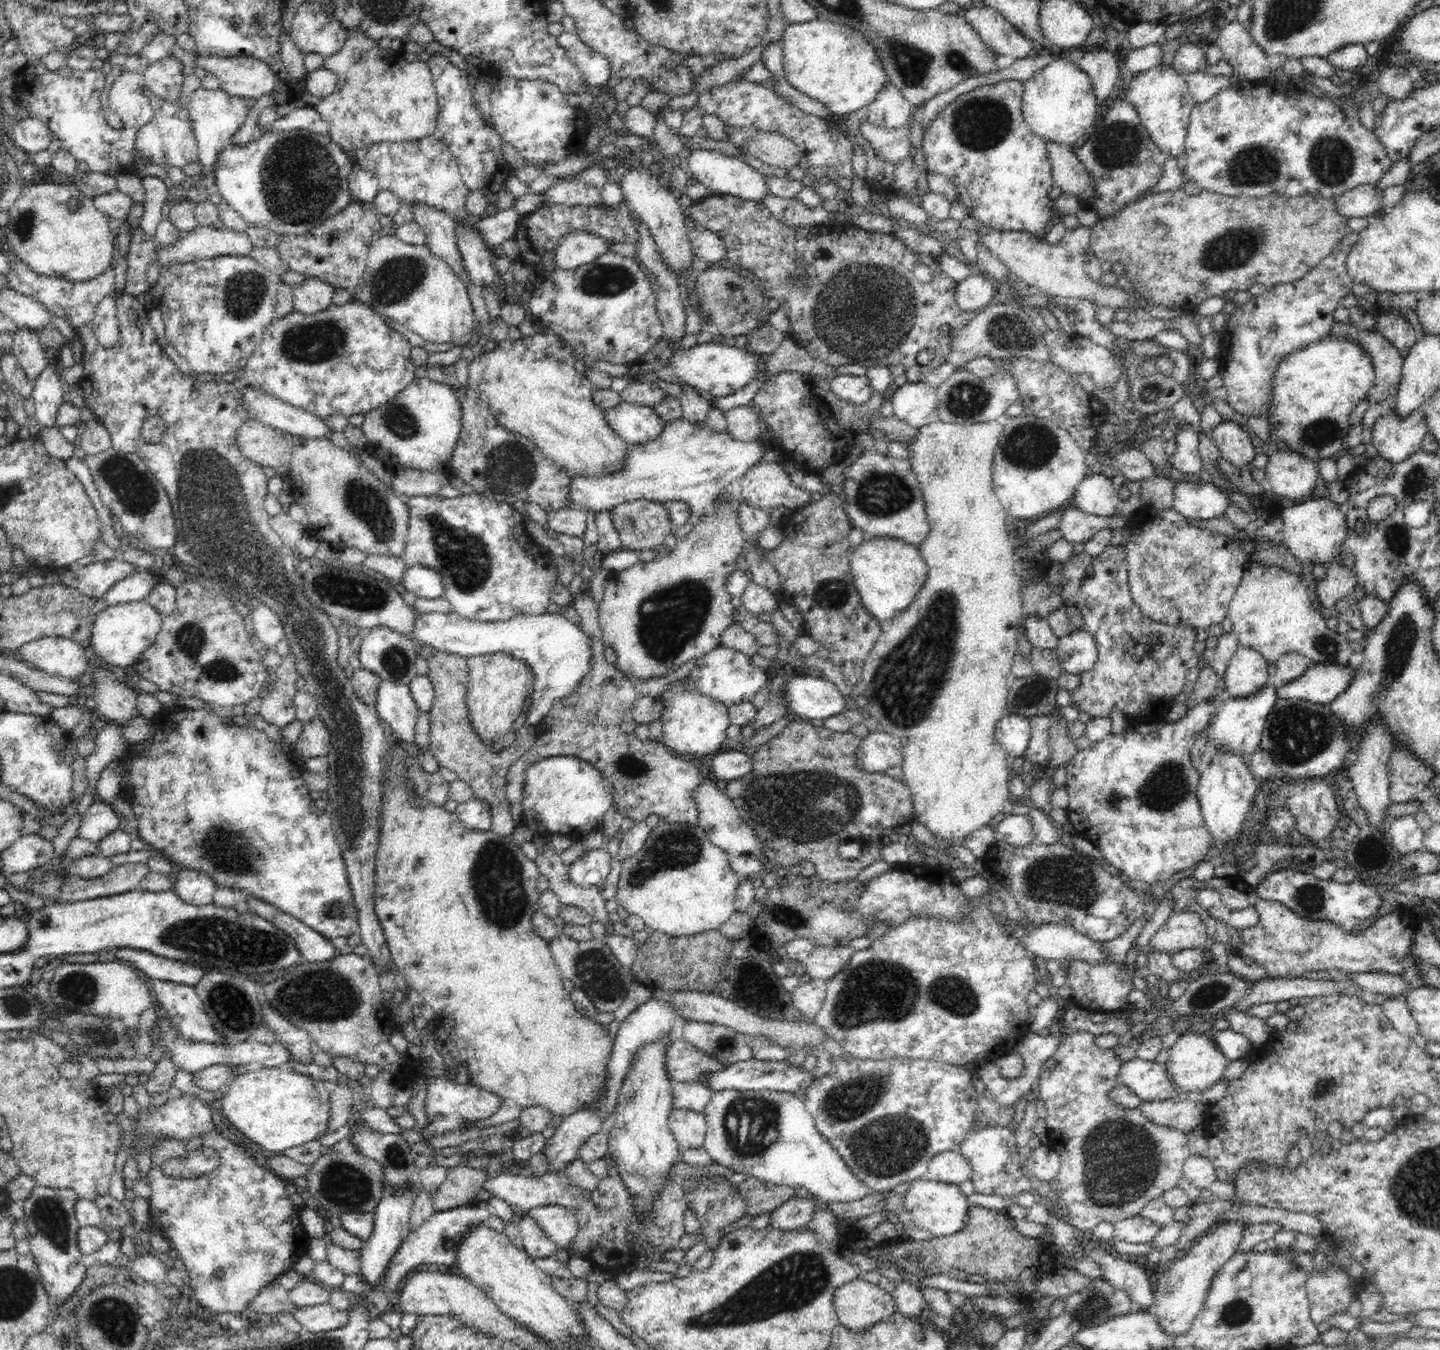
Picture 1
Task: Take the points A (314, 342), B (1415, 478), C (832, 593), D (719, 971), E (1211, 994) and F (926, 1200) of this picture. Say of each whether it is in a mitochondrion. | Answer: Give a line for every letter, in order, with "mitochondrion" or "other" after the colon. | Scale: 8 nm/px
A: mitochondrion
B: mitochondrion
C: mitochondrion
D: other
E: mitochondrion
F: other

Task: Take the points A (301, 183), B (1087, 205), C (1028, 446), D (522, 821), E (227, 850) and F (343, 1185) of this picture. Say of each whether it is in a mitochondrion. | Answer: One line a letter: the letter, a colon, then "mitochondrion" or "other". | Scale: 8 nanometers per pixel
A: mitochondrion
B: other
C: mitochondrion
D: other
E: mitochondrion
F: mitochondrion

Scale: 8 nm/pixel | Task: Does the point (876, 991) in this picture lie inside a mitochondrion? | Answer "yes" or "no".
yes

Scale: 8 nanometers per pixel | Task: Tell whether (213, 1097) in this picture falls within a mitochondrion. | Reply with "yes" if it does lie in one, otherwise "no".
no

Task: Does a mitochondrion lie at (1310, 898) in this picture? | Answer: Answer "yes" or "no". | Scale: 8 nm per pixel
yes

